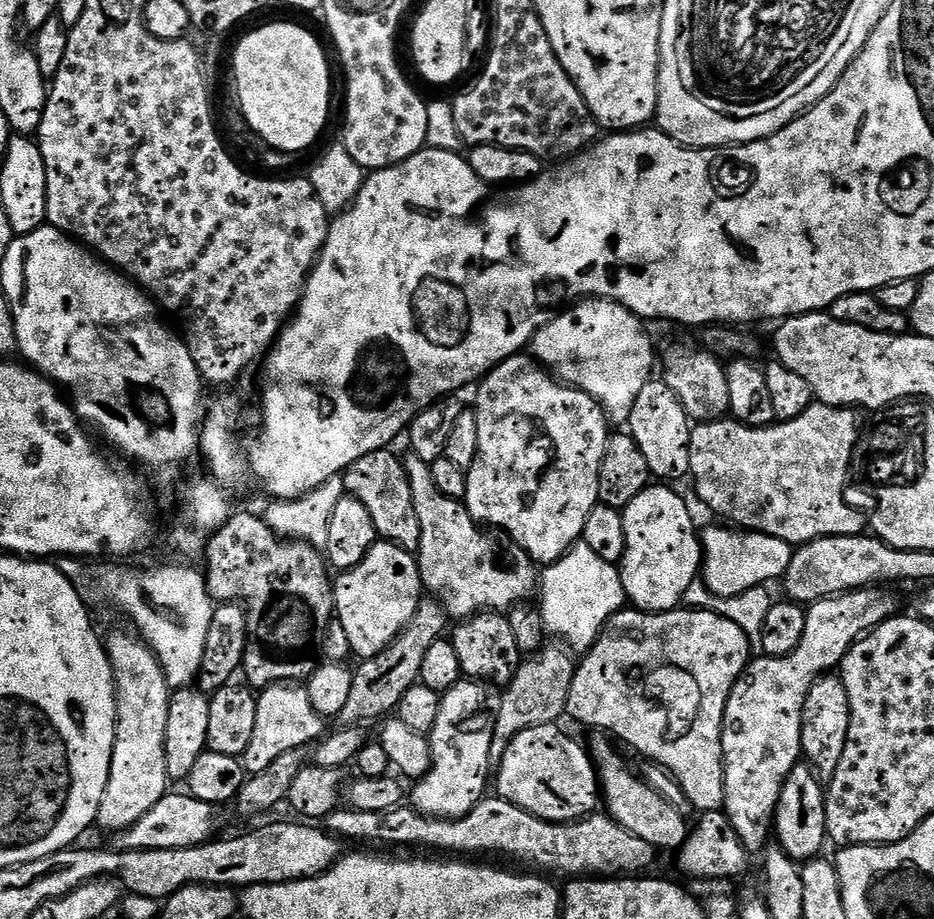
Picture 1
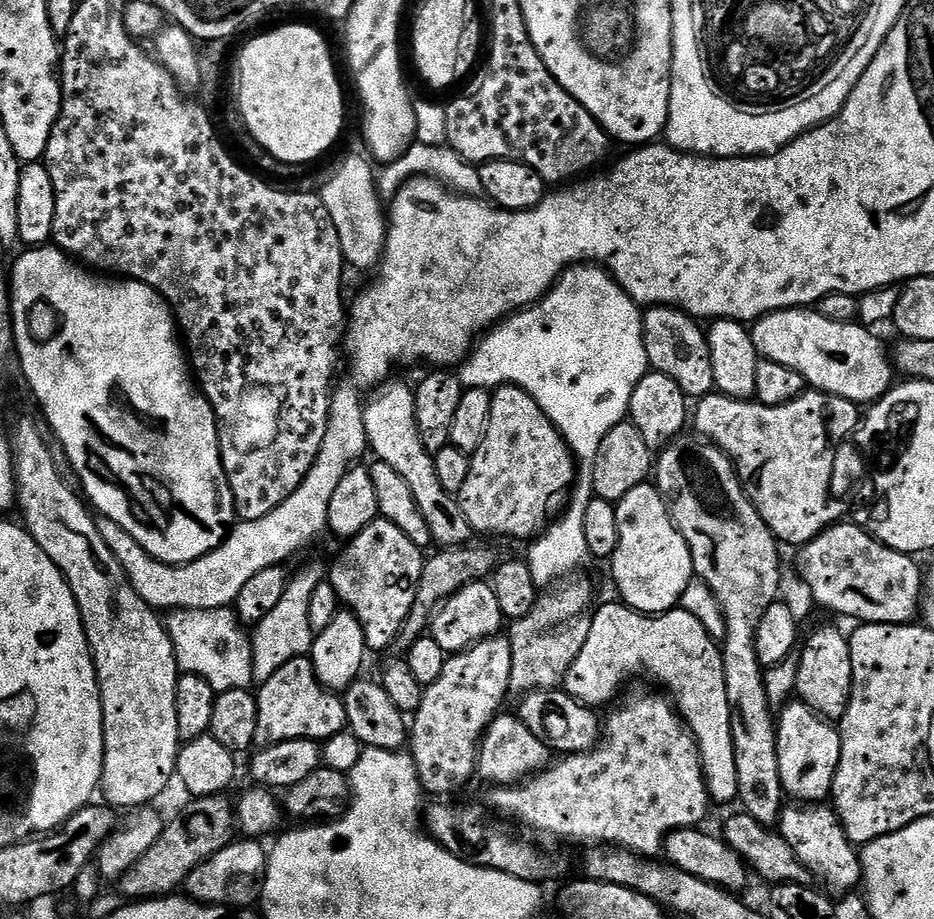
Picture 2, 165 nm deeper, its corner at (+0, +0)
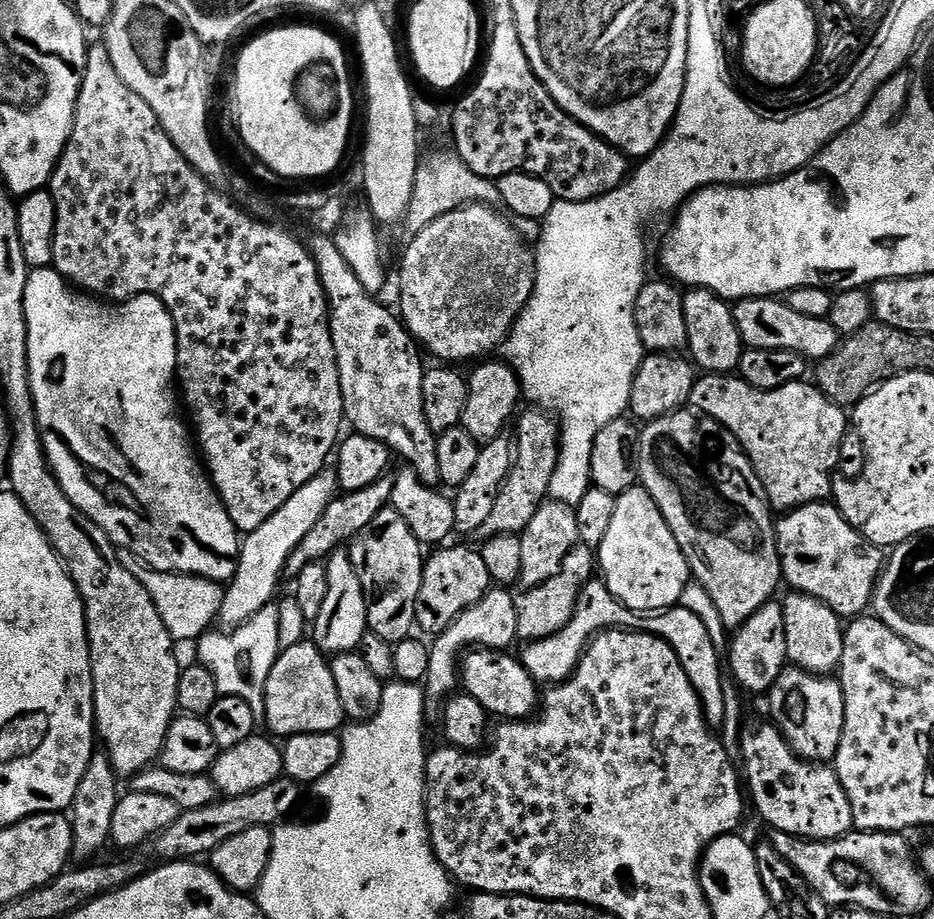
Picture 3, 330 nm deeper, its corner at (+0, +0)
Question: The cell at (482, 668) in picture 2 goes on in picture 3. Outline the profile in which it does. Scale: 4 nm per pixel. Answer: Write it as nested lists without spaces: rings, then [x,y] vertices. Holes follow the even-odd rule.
[[[496,586],[483,596],[470,610],[458,614],[454,622],[445,632],[440,633],[431,641],[428,653],[430,666],[426,670],[426,678],[422,682],[424,689],[424,714],[429,721],[439,721],[442,709],[449,696],[461,687],[461,660],[469,650],[491,648],[497,650],[511,649],[512,643],[517,643],[518,610],[514,606],[514,595],[507,587]]]

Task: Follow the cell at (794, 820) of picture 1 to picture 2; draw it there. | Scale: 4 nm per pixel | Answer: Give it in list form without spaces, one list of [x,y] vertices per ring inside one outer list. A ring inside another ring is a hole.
[[[789,702],[779,709],[776,721],[778,770],[785,793],[801,804],[819,804],[832,794],[834,774],[842,758],[839,727],[831,720],[824,720],[810,706]]]

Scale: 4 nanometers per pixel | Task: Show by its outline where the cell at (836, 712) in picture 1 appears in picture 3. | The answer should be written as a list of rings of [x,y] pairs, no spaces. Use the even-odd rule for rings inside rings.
[[[792,592],[782,600],[782,622],[786,622],[786,654],[788,664],[813,672],[816,676],[835,673],[842,662],[845,621],[830,606],[801,592]]]

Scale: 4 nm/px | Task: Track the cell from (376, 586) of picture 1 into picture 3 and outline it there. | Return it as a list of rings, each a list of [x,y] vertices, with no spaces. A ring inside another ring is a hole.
[[[383,508],[370,526],[362,530],[350,542],[350,555],[354,570],[362,582],[362,590],[368,607],[369,633],[382,638],[390,645],[409,639],[416,628],[416,599],[422,586],[425,553],[418,538],[402,522],[400,515],[391,508]]]

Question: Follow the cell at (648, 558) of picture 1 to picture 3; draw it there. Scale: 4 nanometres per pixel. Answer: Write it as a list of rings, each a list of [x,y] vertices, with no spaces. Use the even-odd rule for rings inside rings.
[[[642,486],[626,490],[616,497],[610,531],[606,538],[602,538],[598,549],[598,572],[610,594],[633,612],[659,614],[679,605],[682,590],[686,590],[690,582],[688,560],[682,554],[666,518],[662,518],[654,498],[650,498]]]

